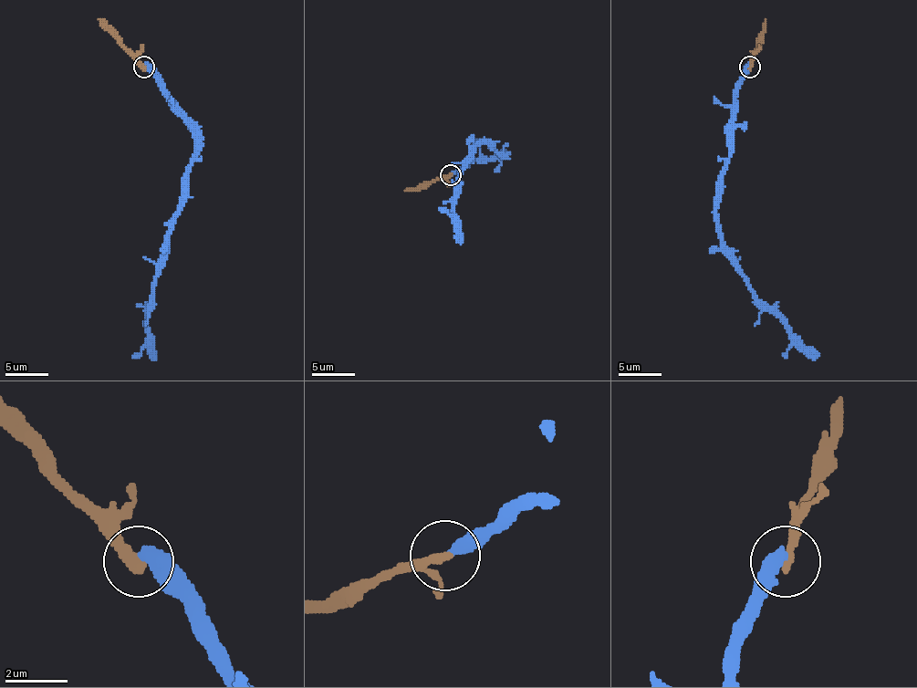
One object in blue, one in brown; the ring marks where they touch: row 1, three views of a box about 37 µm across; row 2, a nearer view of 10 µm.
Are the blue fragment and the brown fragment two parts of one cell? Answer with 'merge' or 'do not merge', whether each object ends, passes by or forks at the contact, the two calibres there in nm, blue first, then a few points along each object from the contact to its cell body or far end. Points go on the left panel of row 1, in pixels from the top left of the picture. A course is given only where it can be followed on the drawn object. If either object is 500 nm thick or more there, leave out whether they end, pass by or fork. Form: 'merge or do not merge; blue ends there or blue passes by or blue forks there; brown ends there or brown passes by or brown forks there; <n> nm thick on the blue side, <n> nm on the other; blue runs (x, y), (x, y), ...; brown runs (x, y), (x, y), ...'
merge; blue ends there; brown ends there; 480 nm thick on the blue side, 360 nm on the other; blue runs (143, 67), (194, 137), (186, 191), (147, 317), (147, 351), (156, 359); brown runs (143, 67), (98, 19)

